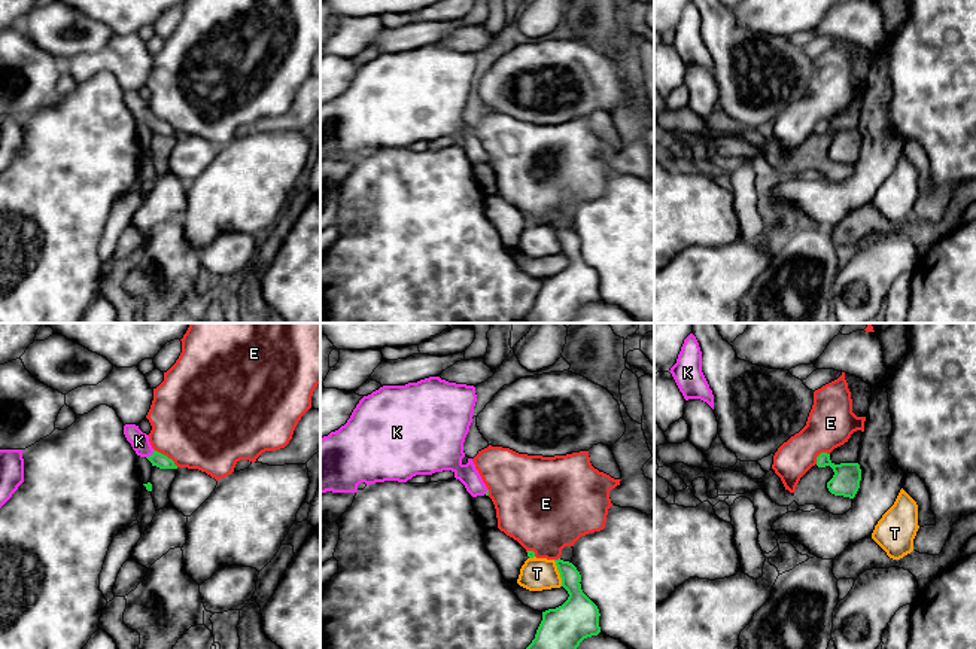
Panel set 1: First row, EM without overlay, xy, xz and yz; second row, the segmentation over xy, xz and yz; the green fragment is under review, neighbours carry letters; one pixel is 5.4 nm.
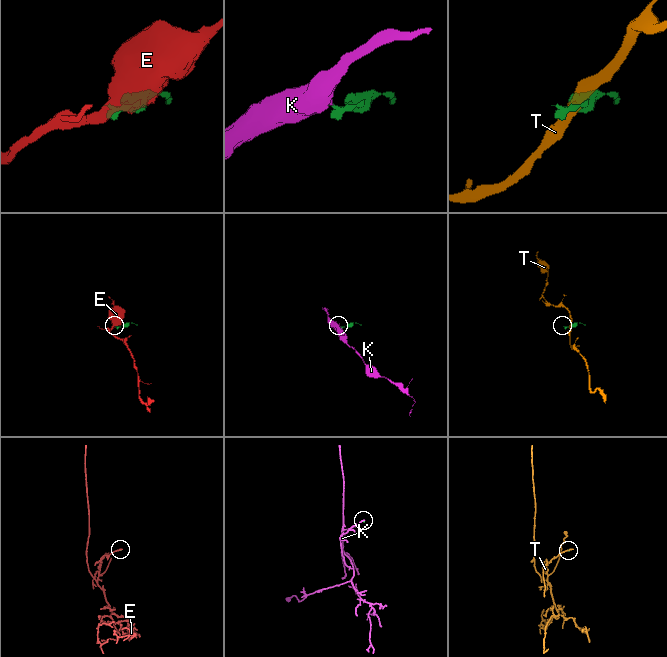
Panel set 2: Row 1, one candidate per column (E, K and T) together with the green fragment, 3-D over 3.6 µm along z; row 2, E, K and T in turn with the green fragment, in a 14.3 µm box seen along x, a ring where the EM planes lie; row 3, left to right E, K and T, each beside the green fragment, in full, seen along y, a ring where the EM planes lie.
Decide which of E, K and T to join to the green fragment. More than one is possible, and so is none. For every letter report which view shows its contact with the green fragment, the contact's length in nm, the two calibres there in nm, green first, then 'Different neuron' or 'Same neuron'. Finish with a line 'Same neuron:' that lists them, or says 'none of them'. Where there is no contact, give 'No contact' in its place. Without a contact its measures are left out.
E: Touches green in xy. Shared border 170 nm. Thickness 80 nm (green) against 500 nm. Different neuron
K: Touches green in xy. Shared border 60 nm. Thickness 80 nm (green) against 100 nm. Same neuron
T: Touches green in xz. Shared border 150 nm. Thickness 200 nm (green) against 180 nm. Different neuron
Same neuron: K

